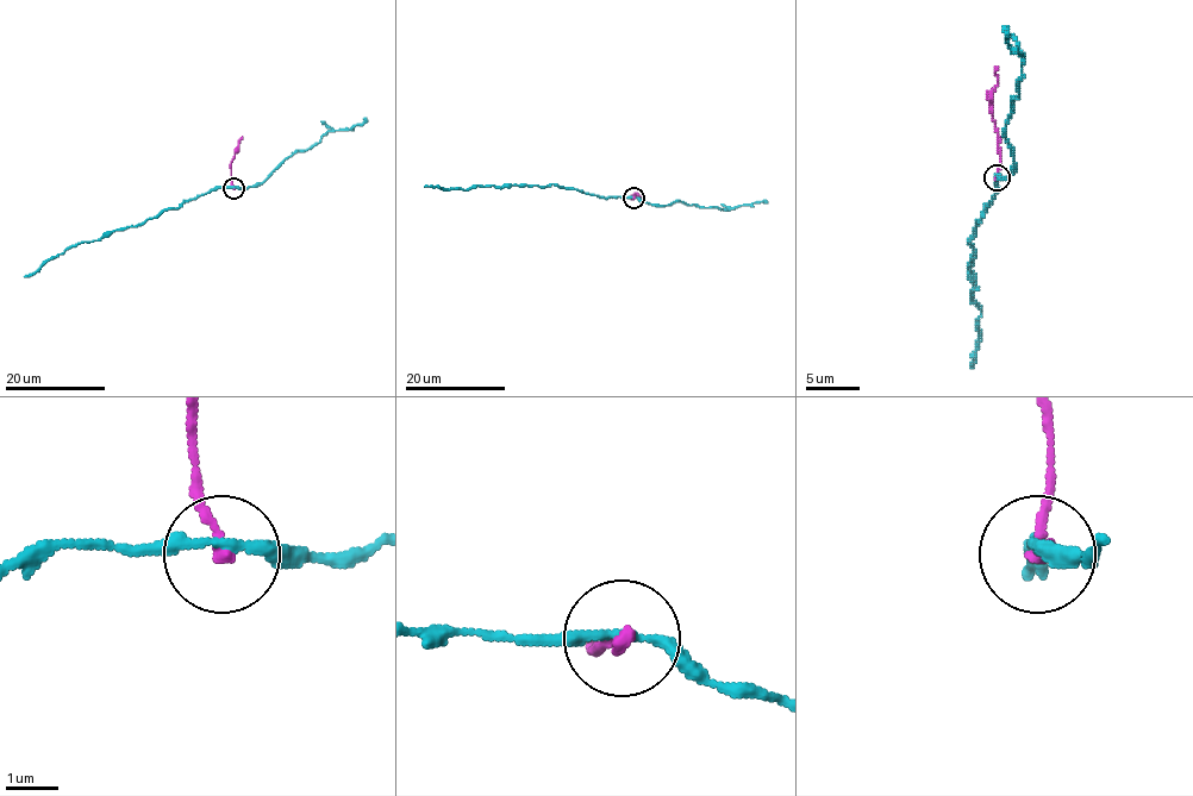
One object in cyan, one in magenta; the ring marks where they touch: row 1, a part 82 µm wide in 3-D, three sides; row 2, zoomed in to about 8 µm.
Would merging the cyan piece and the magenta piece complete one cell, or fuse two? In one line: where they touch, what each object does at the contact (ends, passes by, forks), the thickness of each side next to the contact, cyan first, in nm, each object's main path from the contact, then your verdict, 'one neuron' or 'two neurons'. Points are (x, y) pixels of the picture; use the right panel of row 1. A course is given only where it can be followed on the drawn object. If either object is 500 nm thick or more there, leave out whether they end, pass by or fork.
at (997, 177); cyan passes by; magenta ends there; 170 nm thick on the cyan side, 240 nm on the other; cyan runs (998, 177), (998, 190), (968, 242), (976, 287), (970, 295), (981, 312), (973, 368); magenta runs (998, 177), (1000, 161), (989, 107), (989, 94), (998, 86), (998, 67); two neurons

